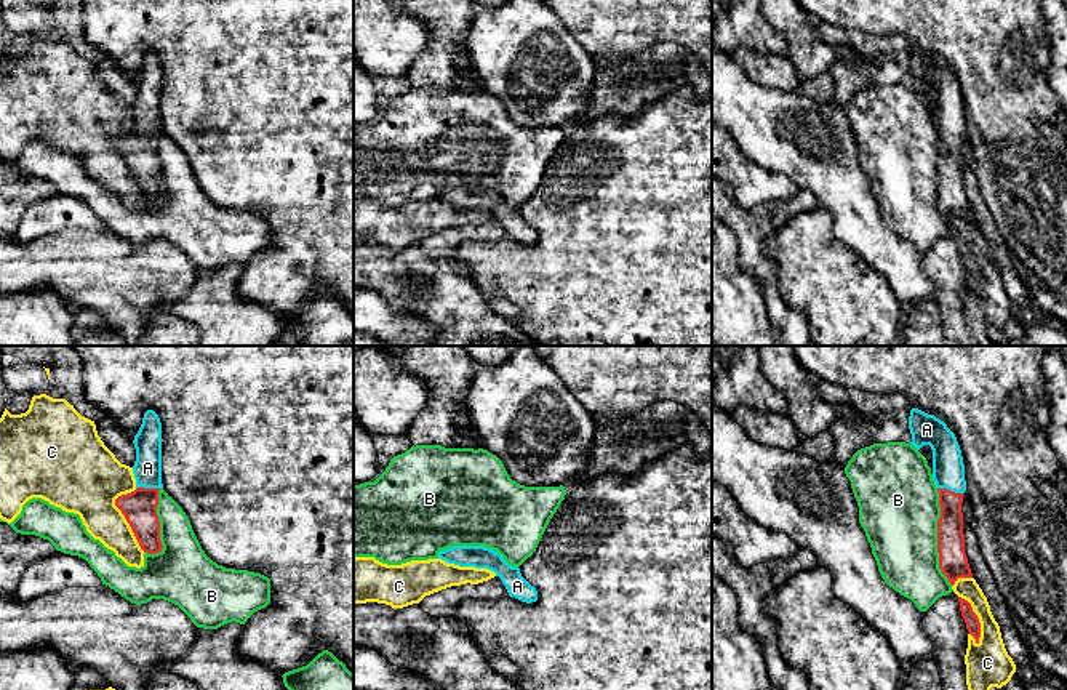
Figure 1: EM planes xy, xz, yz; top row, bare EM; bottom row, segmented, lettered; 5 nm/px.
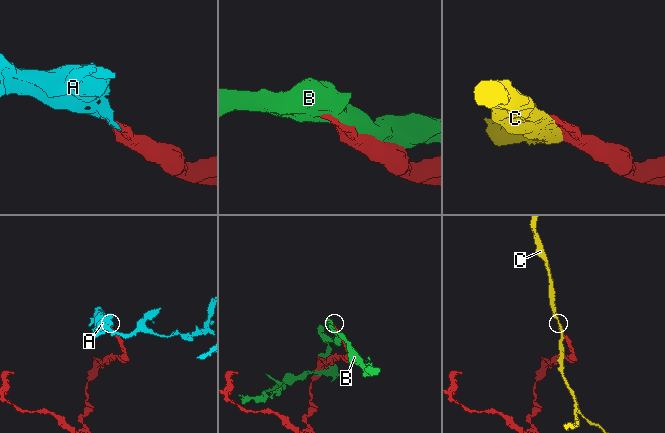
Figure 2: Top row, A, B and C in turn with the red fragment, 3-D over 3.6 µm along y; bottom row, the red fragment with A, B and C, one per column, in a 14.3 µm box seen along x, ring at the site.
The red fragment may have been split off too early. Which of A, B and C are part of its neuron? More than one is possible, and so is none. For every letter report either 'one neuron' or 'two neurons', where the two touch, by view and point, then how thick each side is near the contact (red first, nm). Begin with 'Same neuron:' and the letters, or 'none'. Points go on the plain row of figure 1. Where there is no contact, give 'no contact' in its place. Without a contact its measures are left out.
Same neuron: A
A: one neuron | yz (949, 132) | 140/160 nm
B: two neurons | yz (938, 178) | 140/400 nm
C: two neurons | yz (978, 260) | 70/220 nm

